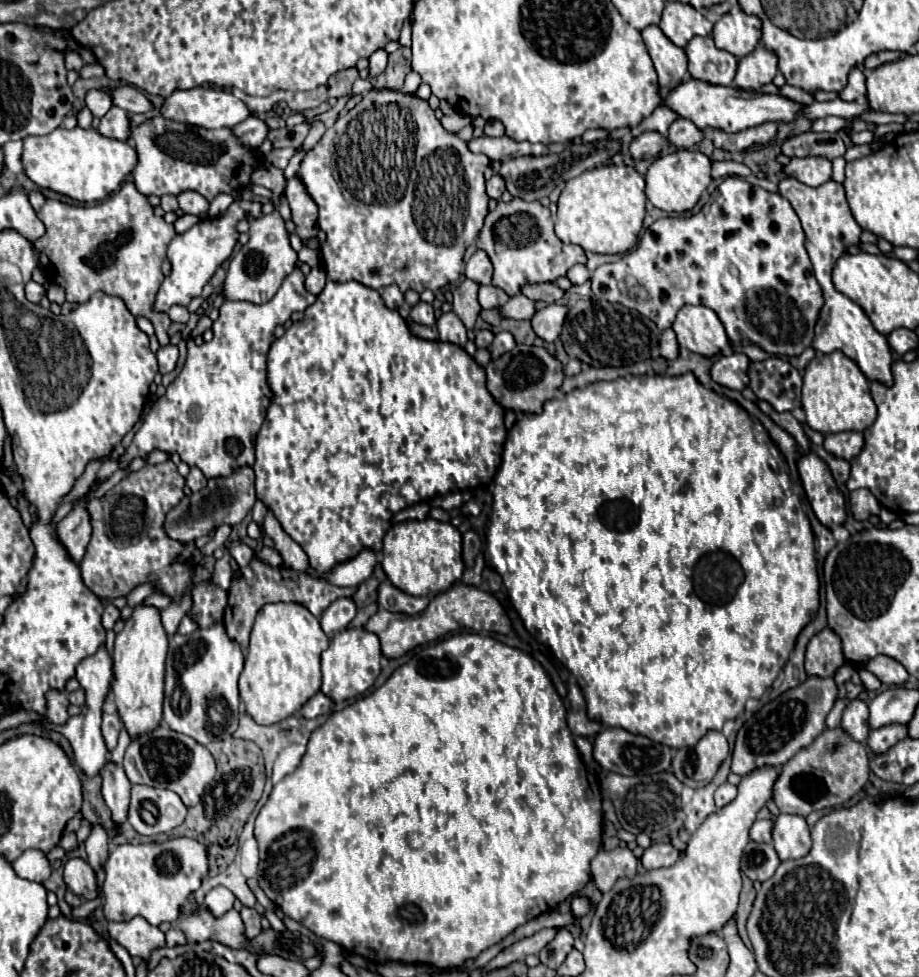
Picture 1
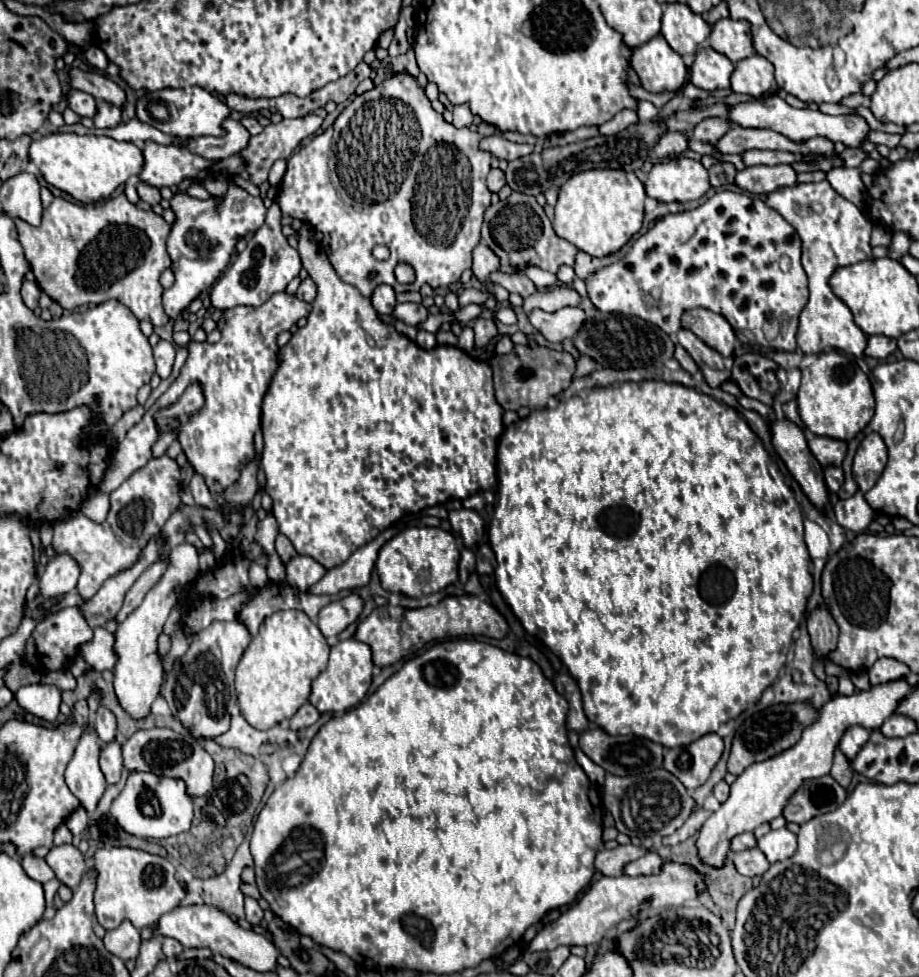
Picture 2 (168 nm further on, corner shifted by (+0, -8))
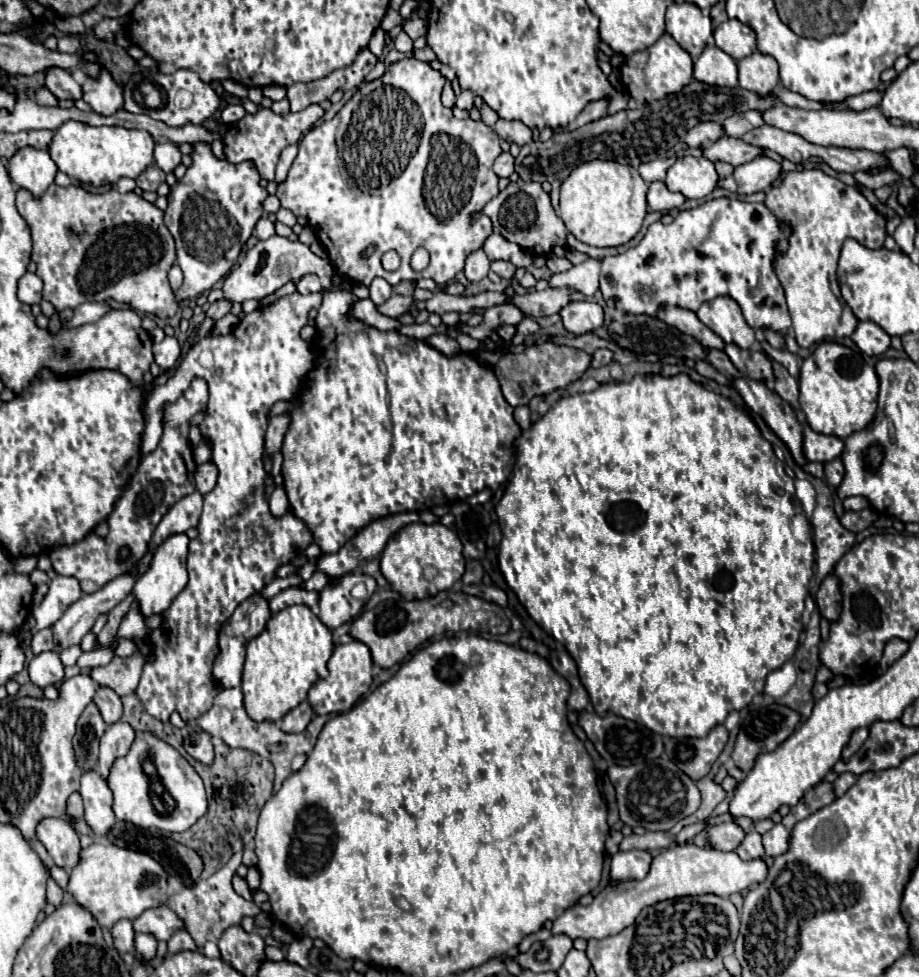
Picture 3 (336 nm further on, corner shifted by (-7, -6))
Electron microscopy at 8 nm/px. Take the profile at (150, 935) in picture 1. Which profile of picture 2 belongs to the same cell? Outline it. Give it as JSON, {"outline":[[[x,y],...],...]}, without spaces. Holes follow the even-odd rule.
{"outline":[[[121,922],[119,928],[107,930],[103,942],[105,942],[105,948],[117,958],[135,960],[139,954],[141,936],[139,936],[139,930],[131,922]]]}

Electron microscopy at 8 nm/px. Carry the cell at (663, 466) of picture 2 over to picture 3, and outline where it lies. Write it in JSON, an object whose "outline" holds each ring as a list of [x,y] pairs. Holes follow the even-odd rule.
{"outline":[[[662,374],[634,376],[630,382],[610,382],[594,392],[558,400],[530,430],[524,430],[520,438],[514,440],[514,448],[516,462],[512,478],[496,506],[503,535],[498,549],[499,568],[530,618],[562,642],[574,658],[596,714],[606,716],[610,708],[610,712],[618,716],[640,720],[656,734],[670,738],[700,738],[716,724],[724,724],[732,710],[748,706],[752,696],[764,690],[768,672],[780,668],[798,646],[802,634],[800,614],[804,610],[804,598],[809,594],[808,584],[815,563],[812,530],[804,516],[802,502],[796,498],[794,479],[786,474],[783,462],[774,456],[772,445],[762,438],[752,418],[730,400],[692,382],[688,374],[670,378]],[[622,684],[628,684],[628,692],[622,694],[622,700],[616,700],[616,692]],[[634,690],[640,690],[642,696],[648,694],[650,698],[642,704],[632,704]]]}

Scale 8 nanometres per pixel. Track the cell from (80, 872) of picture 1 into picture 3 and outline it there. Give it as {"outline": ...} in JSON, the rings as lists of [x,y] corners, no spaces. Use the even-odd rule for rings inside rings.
{"outline":[[[64,818],[42,820],[36,828],[36,836],[46,846],[56,866],[70,872],[76,866],[76,860],[80,860],[82,848],[80,848],[78,834]]]}

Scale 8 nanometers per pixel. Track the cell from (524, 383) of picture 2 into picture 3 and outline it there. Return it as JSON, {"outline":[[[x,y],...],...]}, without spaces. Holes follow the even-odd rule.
{"outline":[[[544,342],[540,346],[530,346],[520,354],[504,354],[494,366],[494,372],[498,372],[498,380],[500,380],[500,386],[502,386],[502,392],[508,404],[526,406],[530,398],[536,396],[534,388],[540,396],[550,394],[558,388],[566,388],[568,384],[572,384],[586,372],[586,368],[590,366],[590,360],[592,358],[584,350]]]}

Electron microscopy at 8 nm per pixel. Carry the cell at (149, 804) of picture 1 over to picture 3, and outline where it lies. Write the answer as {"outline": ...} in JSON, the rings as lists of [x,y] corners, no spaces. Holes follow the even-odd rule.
{"outline":[[[144,734],[136,738],[130,752],[124,758],[118,758],[108,776],[108,786],[114,792],[114,814],[118,820],[132,822],[138,828],[158,828],[166,832],[184,832],[194,826],[208,810],[208,800],[204,792],[204,784],[194,768],[188,764],[180,752],[176,752],[166,742],[158,740],[152,734]],[[150,758],[158,770],[158,778],[162,782],[162,790],[150,794],[148,776],[142,770],[142,762]]]}

